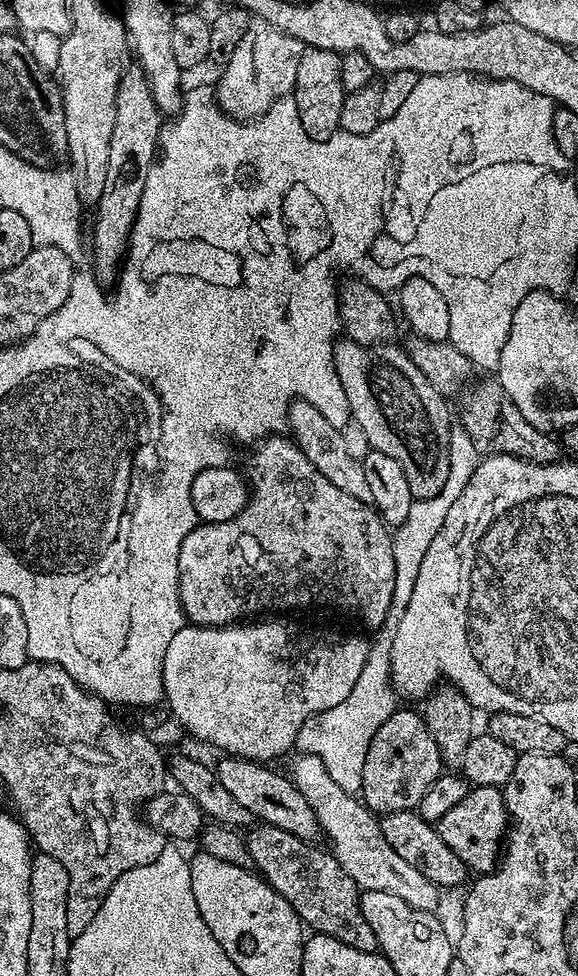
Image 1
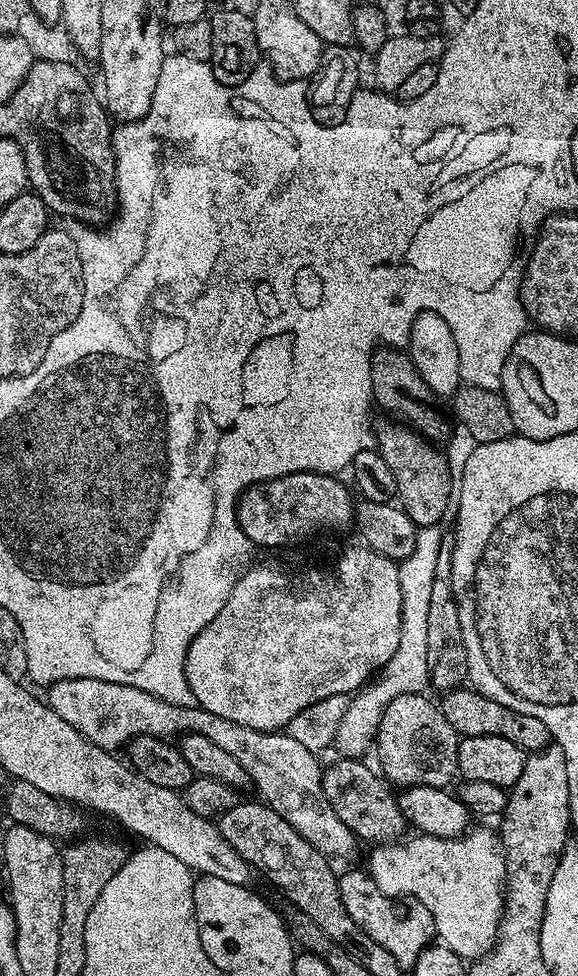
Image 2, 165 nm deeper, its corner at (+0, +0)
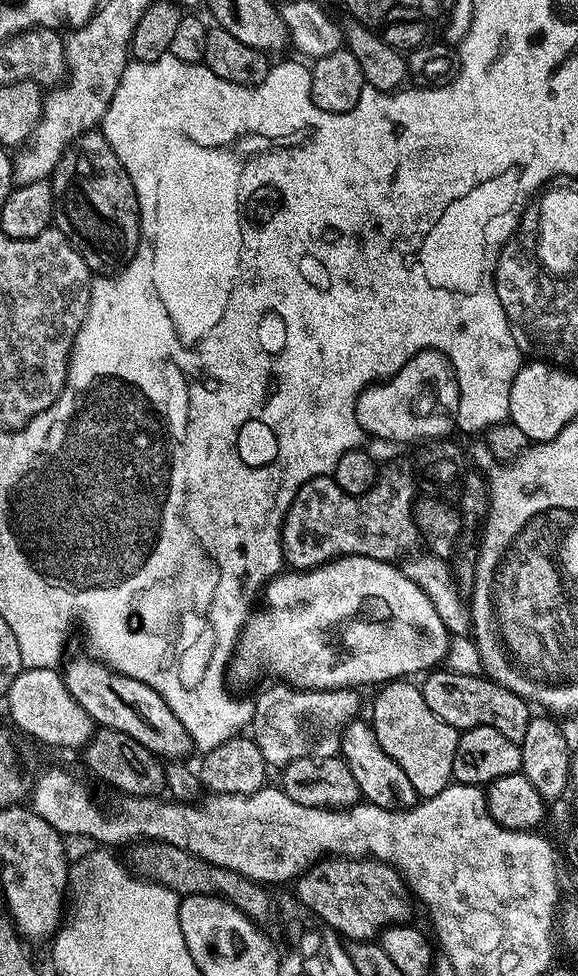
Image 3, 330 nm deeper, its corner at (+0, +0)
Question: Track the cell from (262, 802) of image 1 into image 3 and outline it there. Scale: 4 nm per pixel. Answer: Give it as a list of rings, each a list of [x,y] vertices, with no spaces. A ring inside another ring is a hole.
[[[76,656],[70,660],[62,668],[66,690],[70,690],[78,706],[82,706],[82,710],[86,710],[86,714],[90,714],[92,721],[99,727],[130,734],[134,742],[146,746],[146,750],[150,750],[166,762],[183,761],[184,755],[193,751],[194,745],[188,731],[182,726],[182,722],[178,722],[178,718],[174,718],[174,710],[166,706],[158,690],[154,690],[138,678],[113,672],[107,663],[99,659]]]

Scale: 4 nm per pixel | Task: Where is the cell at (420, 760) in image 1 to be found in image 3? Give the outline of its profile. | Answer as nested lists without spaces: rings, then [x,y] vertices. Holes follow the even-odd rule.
[[[407,679],[389,680],[377,692],[380,693],[372,700],[370,723],[378,746],[382,746],[394,762],[398,762],[406,778],[410,778],[410,783],[414,785],[417,797],[438,794],[453,783],[454,750],[458,750],[460,732],[442,722],[442,718],[426,706],[426,698],[422,698],[419,687]]]

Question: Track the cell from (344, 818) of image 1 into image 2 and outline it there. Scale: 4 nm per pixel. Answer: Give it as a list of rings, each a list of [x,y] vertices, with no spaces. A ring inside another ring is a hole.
[[[98,678],[60,680],[51,685],[47,692],[46,703],[52,707],[54,714],[70,722],[70,726],[94,742],[94,746],[120,750],[136,736],[179,738],[189,732],[201,735],[232,755],[238,766],[246,770],[251,787],[260,791],[259,799],[286,818],[286,822],[290,822],[290,826],[294,826],[294,830],[298,830],[298,834],[302,834],[302,838],[309,840],[324,856],[348,856],[358,847],[356,836],[326,802],[320,781],[322,764],[316,761],[319,760],[317,753],[306,750],[305,746],[288,736],[287,731],[250,730],[226,718],[218,718],[218,714],[210,714],[210,710],[205,708],[174,706],[134,686],[102,682]]]

